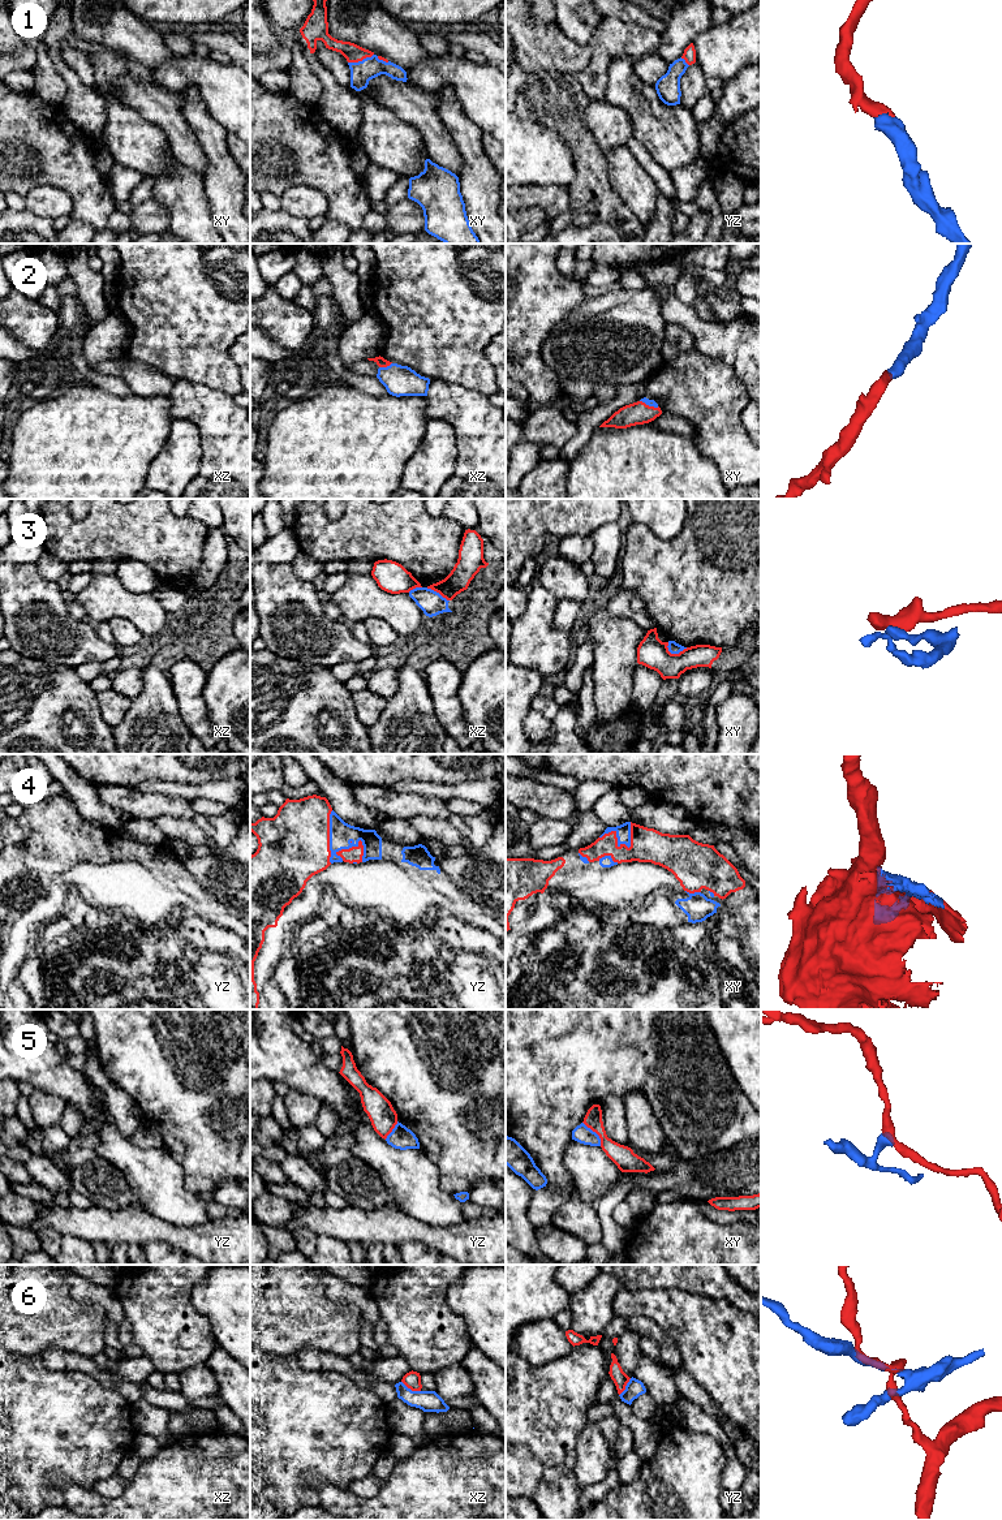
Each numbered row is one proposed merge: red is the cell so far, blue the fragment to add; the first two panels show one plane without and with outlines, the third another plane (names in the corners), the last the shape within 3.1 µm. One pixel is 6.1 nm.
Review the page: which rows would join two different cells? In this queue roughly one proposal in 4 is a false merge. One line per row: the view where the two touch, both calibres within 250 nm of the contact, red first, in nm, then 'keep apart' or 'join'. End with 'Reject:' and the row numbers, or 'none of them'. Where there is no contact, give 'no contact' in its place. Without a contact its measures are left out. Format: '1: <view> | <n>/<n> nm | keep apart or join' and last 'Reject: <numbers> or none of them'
1: xy | 110/140 nm | join
2: xz | 60/190 nm | join
3: xy | 190/70 nm | keep apart
4: xy | 200/100 nm | join
5: xy | 140/110 nm | keep apart
6: xz | 110/130 nm | keep apart
Reject: 3, 5, 6

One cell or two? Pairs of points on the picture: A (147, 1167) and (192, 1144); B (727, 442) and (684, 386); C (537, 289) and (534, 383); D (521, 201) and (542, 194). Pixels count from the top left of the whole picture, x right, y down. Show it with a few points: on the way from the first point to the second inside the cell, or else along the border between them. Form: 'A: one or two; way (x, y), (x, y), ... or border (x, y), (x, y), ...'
A: two; border (164, 1148), (183, 1170), (184, 1182)
B: one; way (718, 427), (717, 418), (699, 400)
C: one; way (530, 313), (530, 360)
D: one; way (527, 196), (537, 196)

